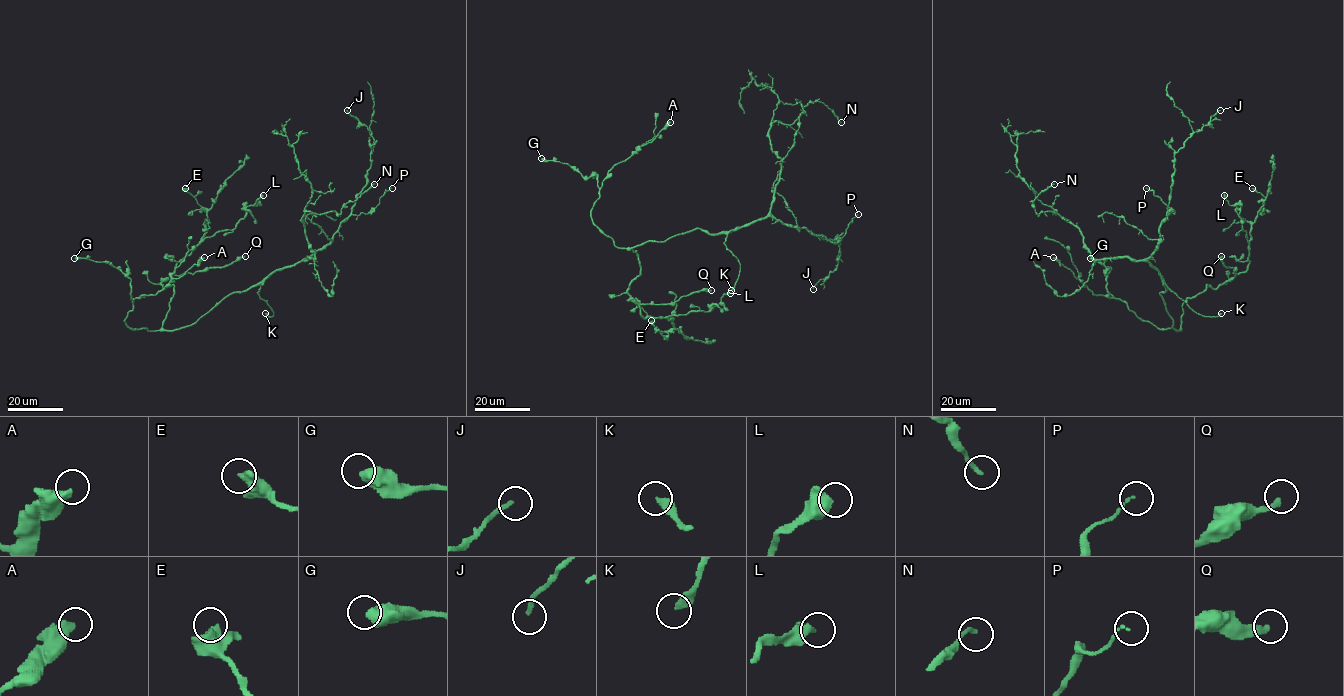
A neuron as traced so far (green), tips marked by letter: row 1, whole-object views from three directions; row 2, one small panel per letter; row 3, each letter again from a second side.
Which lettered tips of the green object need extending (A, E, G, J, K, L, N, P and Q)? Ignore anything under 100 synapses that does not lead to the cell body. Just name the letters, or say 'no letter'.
K

